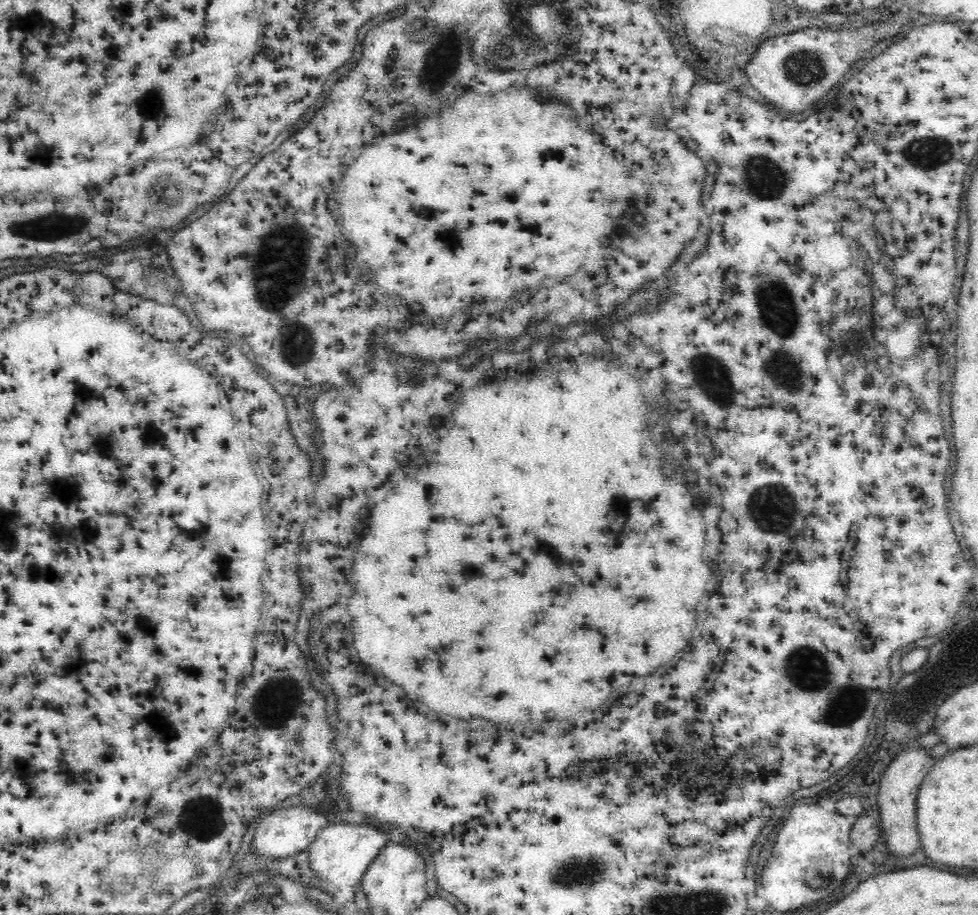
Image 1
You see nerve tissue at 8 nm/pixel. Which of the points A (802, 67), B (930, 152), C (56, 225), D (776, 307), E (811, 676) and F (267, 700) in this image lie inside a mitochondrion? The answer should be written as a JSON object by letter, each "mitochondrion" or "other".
{"A":"mitochondrion","B":"mitochondrion","C":"mitochondrion","D":"mitochondrion","E":"mitochondrion","F":"other"}

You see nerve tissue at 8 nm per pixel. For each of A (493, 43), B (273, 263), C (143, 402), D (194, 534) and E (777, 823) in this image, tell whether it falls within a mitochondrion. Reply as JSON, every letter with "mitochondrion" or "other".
{"A":"mitochondrion","B":"mitochondrion","C":"other","D":"other","E":"other"}

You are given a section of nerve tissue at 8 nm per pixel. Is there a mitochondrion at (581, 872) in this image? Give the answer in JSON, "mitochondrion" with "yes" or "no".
{"mitochondrion":"yes"}

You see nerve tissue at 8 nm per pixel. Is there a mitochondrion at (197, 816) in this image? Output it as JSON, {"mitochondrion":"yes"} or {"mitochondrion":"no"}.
{"mitochondrion":"yes"}

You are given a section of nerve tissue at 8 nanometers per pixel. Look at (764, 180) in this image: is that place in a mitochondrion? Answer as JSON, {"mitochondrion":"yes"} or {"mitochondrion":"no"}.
{"mitochondrion":"yes"}

